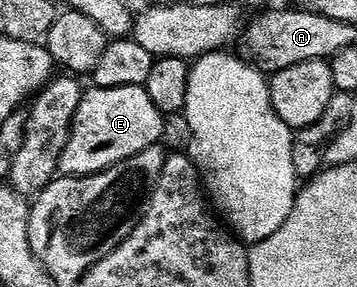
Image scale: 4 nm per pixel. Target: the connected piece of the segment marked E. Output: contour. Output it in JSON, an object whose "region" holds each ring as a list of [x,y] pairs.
{"region":[[[143,86],[89,89],[74,116],[70,140],[66,144],[66,152],[62,152],[60,174],[87,176],[109,170],[138,152],[157,145],[164,134],[164,122],[165,115],[154,108],[154,100],[150,100]]]}

